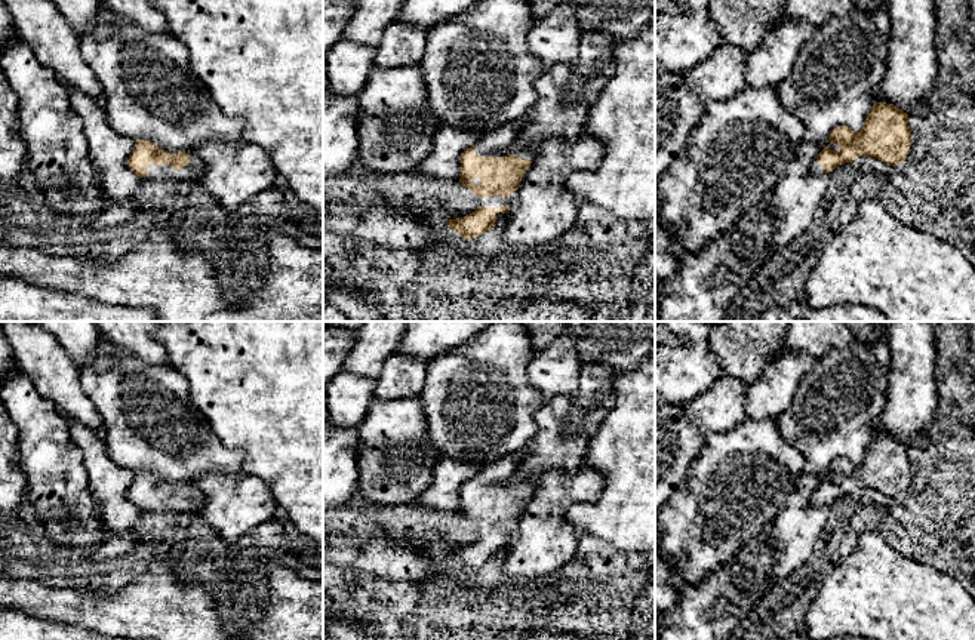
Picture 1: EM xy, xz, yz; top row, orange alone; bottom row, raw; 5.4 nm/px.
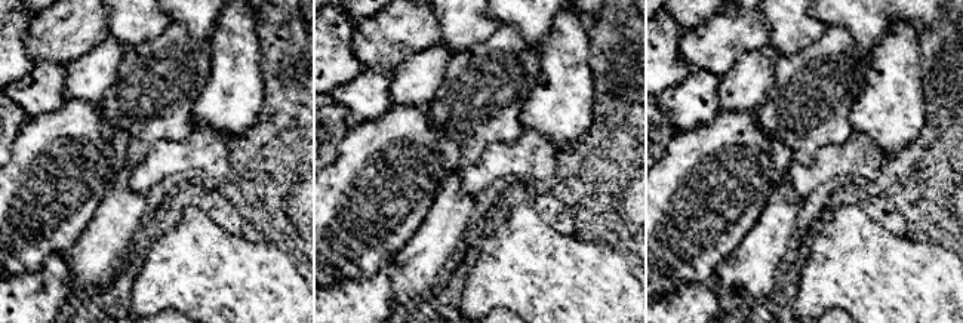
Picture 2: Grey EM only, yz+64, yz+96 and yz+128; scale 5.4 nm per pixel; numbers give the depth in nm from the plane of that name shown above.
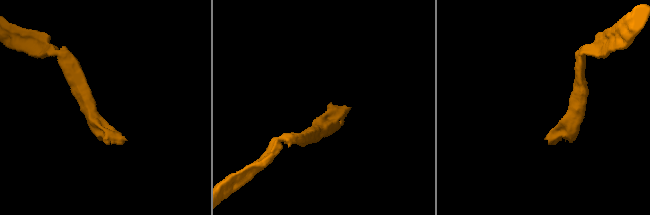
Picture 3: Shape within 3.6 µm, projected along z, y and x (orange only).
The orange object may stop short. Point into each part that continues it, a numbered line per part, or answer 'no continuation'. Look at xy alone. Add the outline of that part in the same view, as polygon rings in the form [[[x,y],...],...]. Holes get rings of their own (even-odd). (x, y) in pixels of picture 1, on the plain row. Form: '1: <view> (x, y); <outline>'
1: xy (194, 502); [[[191,484],[190,495],[184,501],[175,502],[172,496],[162,496],[159,499],[154,496],[148,496],[145,510],[151,513],[166,510],[190,517],[193,514],[200,514],[204,504],[206,504],[206,496],[196,484]]]

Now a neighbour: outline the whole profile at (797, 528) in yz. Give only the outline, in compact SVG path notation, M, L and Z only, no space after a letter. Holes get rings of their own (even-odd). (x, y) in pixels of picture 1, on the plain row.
M803 471L769 530L773 567L769 590L790 576L813 553L815 544L830 519L833 504L813 505L812 496L825 480L837 483L837 474Z

